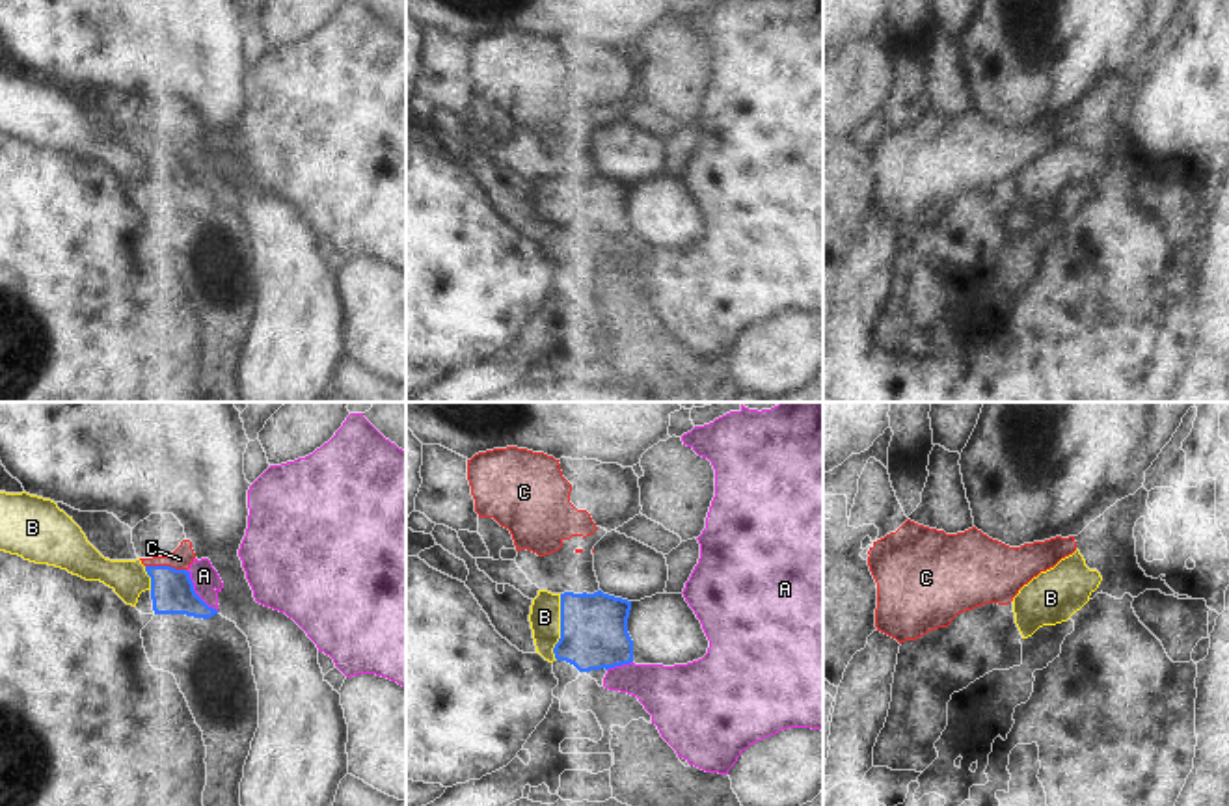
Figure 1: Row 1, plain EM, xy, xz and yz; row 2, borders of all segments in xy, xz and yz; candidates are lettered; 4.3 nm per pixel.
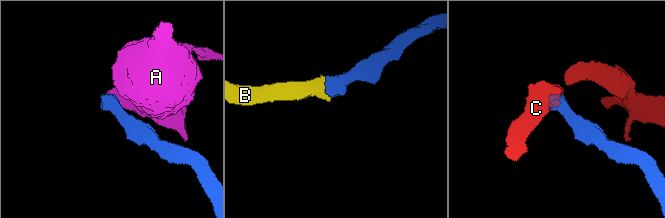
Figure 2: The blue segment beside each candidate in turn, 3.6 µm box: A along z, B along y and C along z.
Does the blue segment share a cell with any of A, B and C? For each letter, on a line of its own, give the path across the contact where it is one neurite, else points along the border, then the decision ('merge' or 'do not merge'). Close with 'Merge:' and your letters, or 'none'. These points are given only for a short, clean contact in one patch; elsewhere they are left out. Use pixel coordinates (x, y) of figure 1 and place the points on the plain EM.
A: border along xy (185, 153), (192, 172), (216, 194); do not merge
B: merge
C: do not merge
Merge: B

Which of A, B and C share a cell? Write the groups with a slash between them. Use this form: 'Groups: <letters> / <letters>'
Groups: A / B / C

